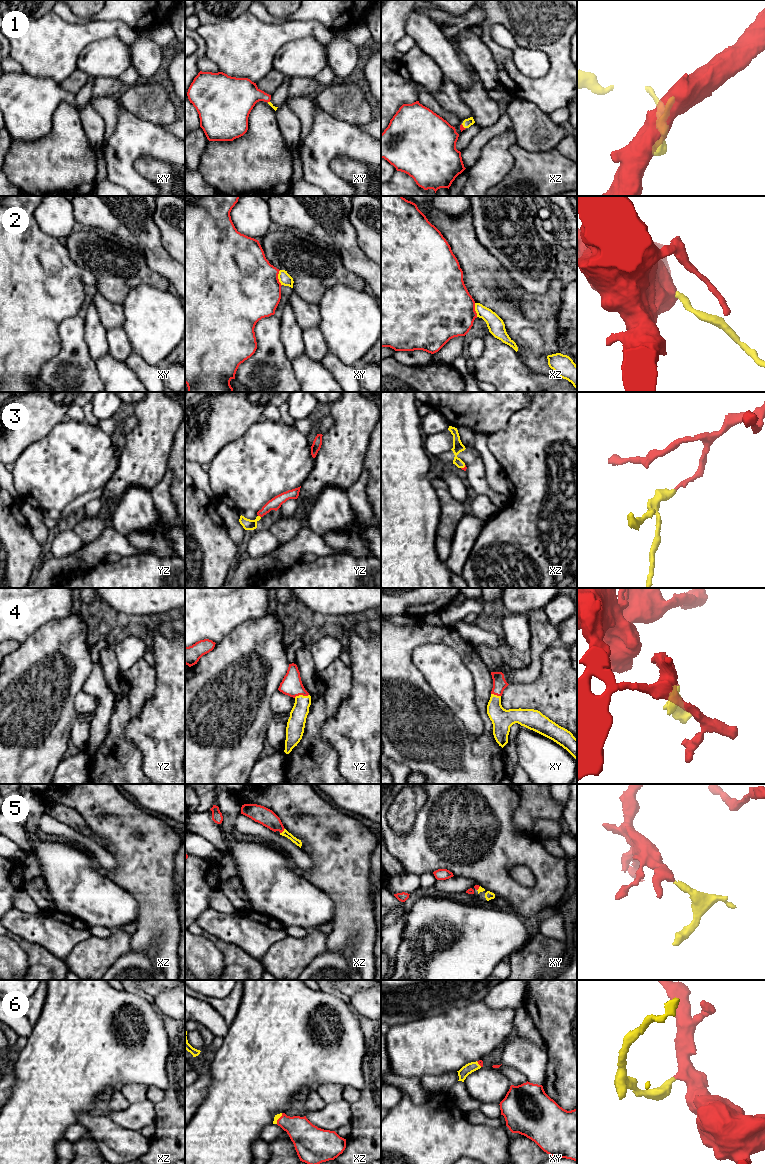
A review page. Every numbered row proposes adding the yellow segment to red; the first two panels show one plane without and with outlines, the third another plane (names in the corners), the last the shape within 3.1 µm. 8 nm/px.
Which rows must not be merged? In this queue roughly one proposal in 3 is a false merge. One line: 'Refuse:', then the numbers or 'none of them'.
Refuse: none of them

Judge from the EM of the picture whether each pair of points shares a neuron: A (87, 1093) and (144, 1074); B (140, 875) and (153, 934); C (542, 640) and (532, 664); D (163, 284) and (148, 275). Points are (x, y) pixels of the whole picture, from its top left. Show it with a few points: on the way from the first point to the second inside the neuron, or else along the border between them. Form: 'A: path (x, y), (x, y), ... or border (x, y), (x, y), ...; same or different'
A: path (101, 1079), (106, 1074), (130, 1074); same
B: path (153, 890), (153, 919); same
C: path (537, 646), (533, 658); same
D: path (159, 281), (152, 278); same

